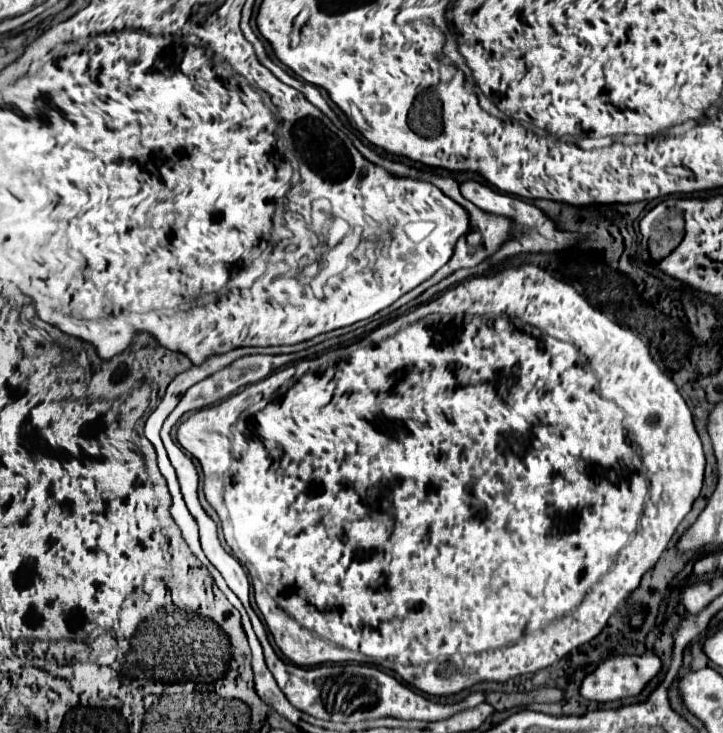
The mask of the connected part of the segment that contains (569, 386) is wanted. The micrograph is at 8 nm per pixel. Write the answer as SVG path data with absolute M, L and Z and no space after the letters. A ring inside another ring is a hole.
M534 265L506 267L504 271L490 275L490 277L472 277L472 279L458 283L458 287L444 291L440 297L414 309L412 313L402 315L396 321L380 327L380 331L374 331L372 335L368 335L360 343L328 351L316 359L304 359L304 361L298 361L294 365L288 365L288 367L272 373L268 379L262 379L254 385L248 385L244 391L234 393L212 407L206 407L206 409L192 413L186 421L180 423L178 441L188 453L192 453L200 461L202 471L204 471L204 493L206 493L208 503L220 515L226 543L230 545L234 557L247 570L254 588L256 605L262 611L262 617L264 617L276 645L292 663L296 663L300 667L314 667L320 663L340 663L340 661L370 663L370 665L380 666L381 669L396 672L403 681L416 687L416 689L420 689L422 693L448 697L448 695L454 695L462 689L472 687L478 681L506 681L506 679L516 677L516 675L534 673L538 669L544 669L544 667L556 663L572 649L592 641L604 629L608 617L630 595L630 591L634 591L638 587L640 577L656 565L658 557L662 555L668 541L672 539L676 527L688 515L688 511L692 509L692 503L700 495L704 467L706 467L702 441L694 429L692 413L686 407L686 401L682 399L676 383L672 381L672 377L668 377L654 363L654 359L648 351L648 345L636 333L618 325L612 316L602 312L597 307L594 309L586 300L584 295L578 294L571 283L554 279L550 273L546 273ZM550 335L562 335L564 341L554 339Z

